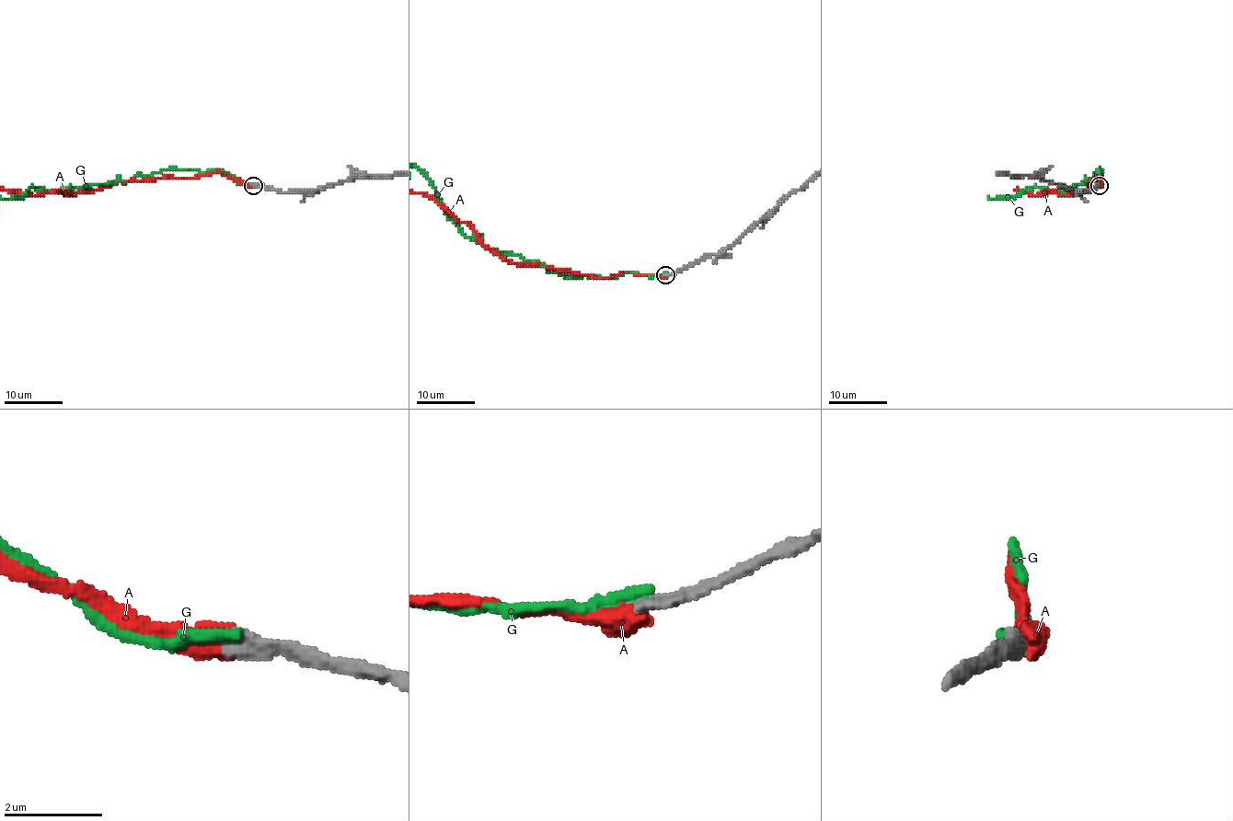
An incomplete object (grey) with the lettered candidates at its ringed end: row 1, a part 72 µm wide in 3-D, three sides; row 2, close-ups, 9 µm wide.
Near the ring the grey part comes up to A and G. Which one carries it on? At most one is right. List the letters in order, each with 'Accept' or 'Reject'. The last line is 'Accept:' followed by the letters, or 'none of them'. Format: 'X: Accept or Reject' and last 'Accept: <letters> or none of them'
A: Accept
G: Reject
Accept: A

